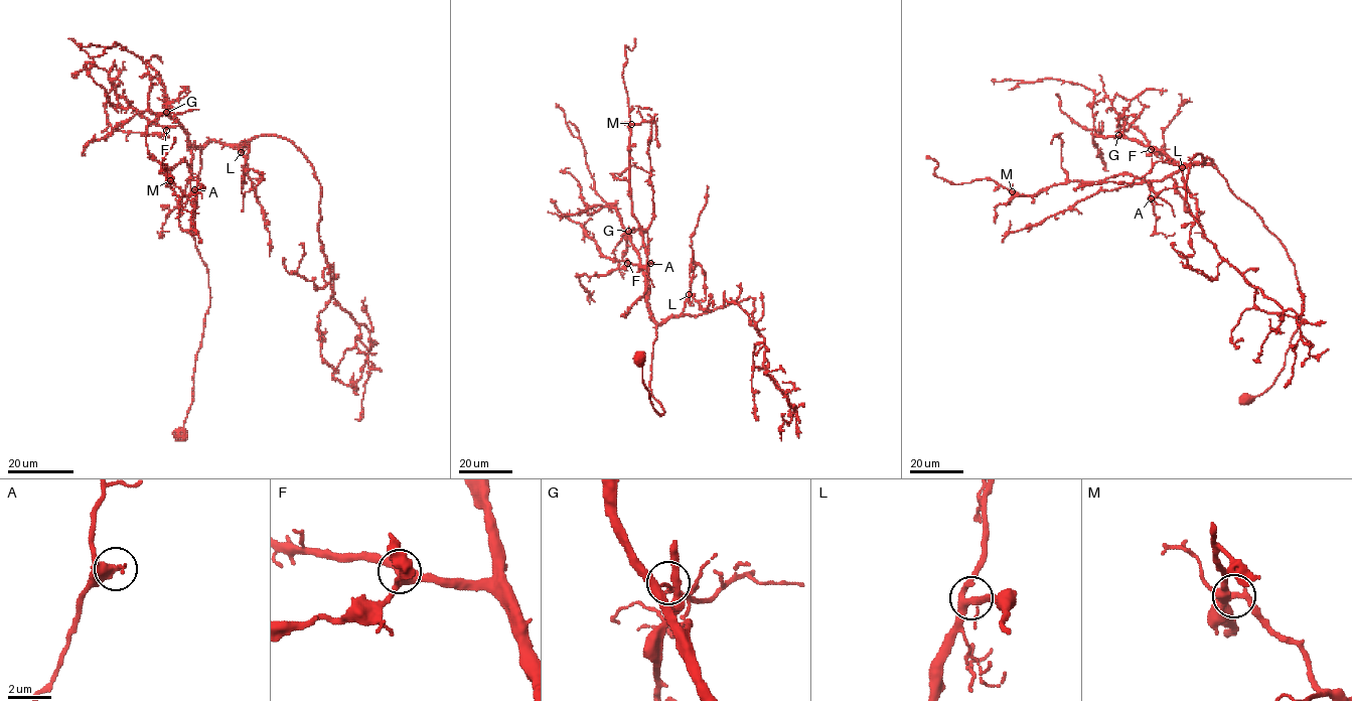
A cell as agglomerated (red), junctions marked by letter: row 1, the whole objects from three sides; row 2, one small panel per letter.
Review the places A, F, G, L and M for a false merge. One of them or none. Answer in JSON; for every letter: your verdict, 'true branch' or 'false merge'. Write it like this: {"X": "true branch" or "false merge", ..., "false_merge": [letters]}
{"A": "true branch", "F": "true branch", "G": "false merge", "L": "true branch", "M": "true branch", "false_merge": ["G"]}

